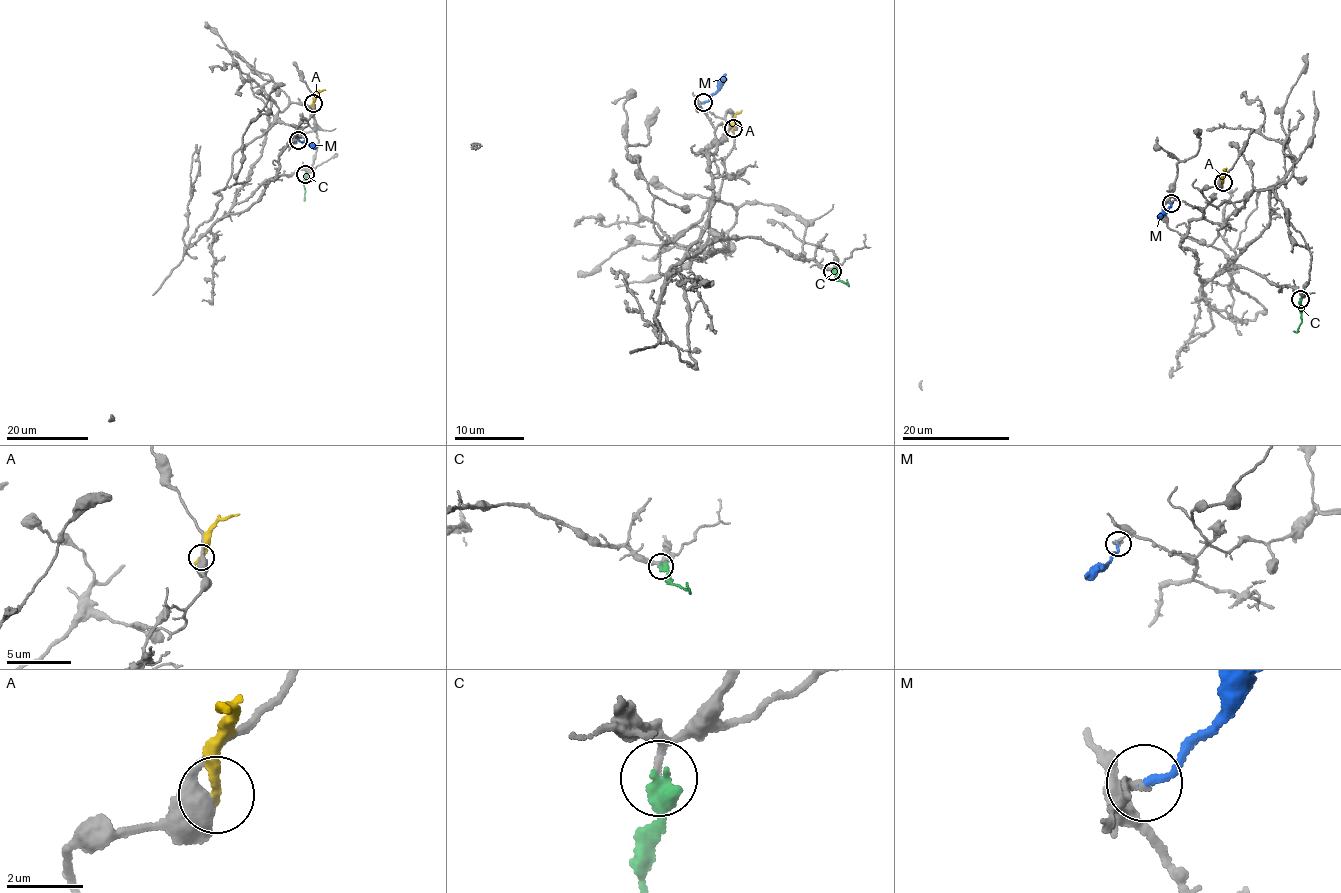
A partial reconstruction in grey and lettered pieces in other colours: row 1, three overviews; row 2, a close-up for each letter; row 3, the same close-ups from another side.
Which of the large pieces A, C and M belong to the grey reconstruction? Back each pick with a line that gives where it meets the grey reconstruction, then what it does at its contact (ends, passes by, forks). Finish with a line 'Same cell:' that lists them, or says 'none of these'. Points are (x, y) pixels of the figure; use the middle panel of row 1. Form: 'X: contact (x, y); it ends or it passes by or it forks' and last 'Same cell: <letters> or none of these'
C: contact (832, 271); it ends
Same cell: C

